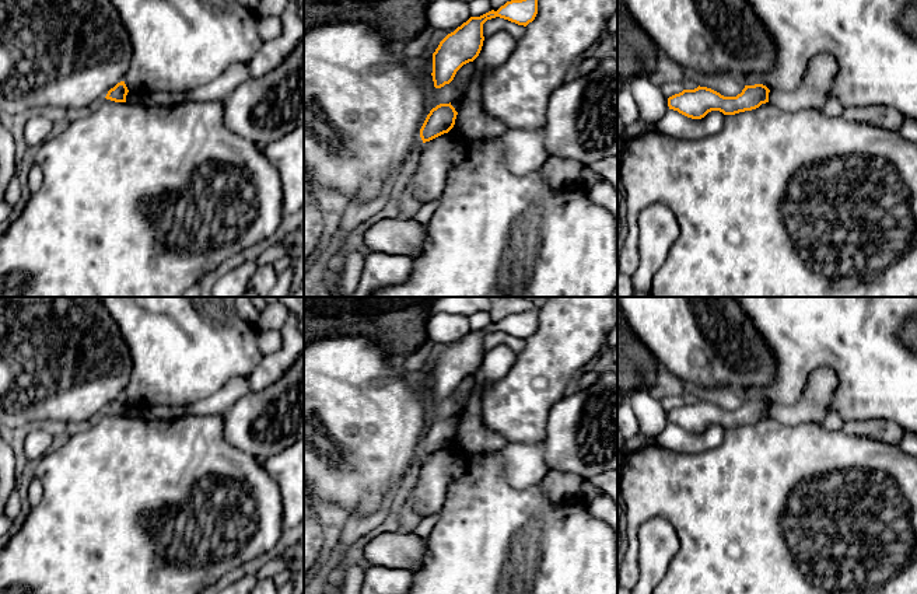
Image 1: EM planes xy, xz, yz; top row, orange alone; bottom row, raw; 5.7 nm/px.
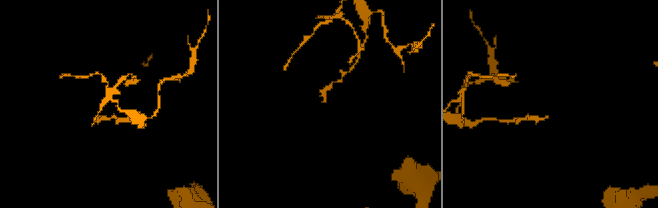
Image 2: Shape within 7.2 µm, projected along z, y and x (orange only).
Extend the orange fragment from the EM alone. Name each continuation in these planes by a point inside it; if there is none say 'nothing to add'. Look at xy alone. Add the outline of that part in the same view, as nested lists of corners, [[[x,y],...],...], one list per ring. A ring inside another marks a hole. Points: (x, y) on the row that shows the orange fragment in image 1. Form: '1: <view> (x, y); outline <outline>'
nothing to add

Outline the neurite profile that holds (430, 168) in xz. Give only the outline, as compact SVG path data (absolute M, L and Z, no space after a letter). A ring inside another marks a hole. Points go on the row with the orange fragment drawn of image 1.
M444 133L420 147L413 163L413 191L420 202L428 203L442 196L449 170L448 153L452 146L451 134Z

